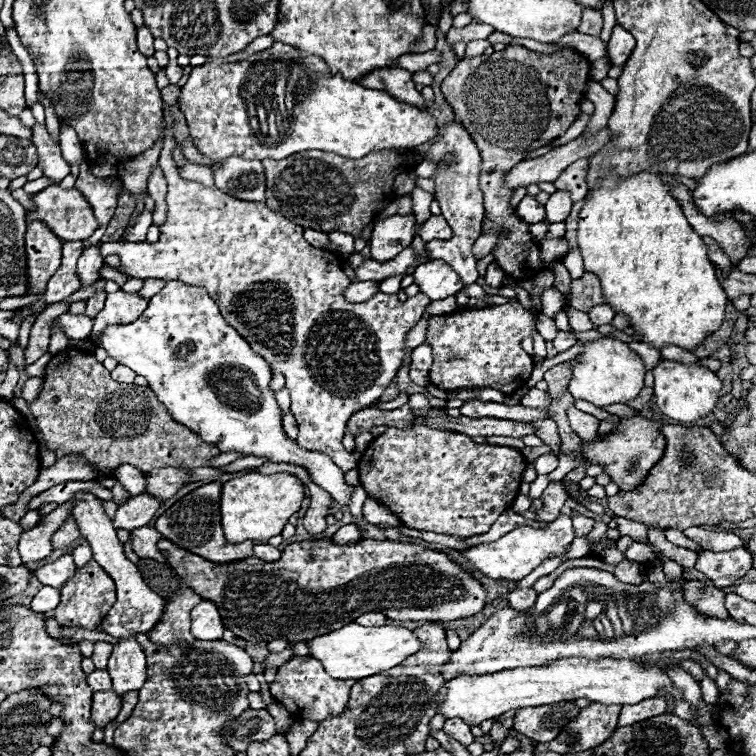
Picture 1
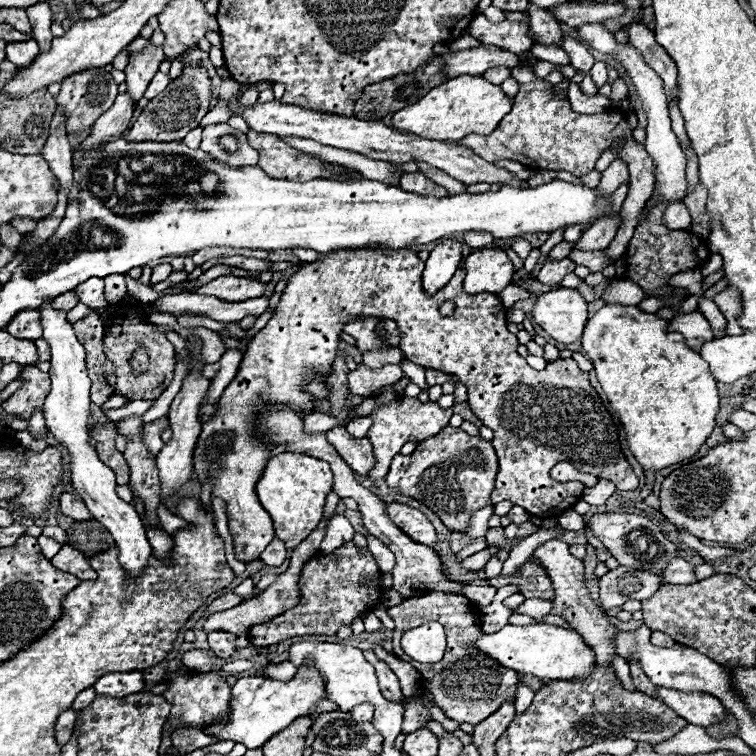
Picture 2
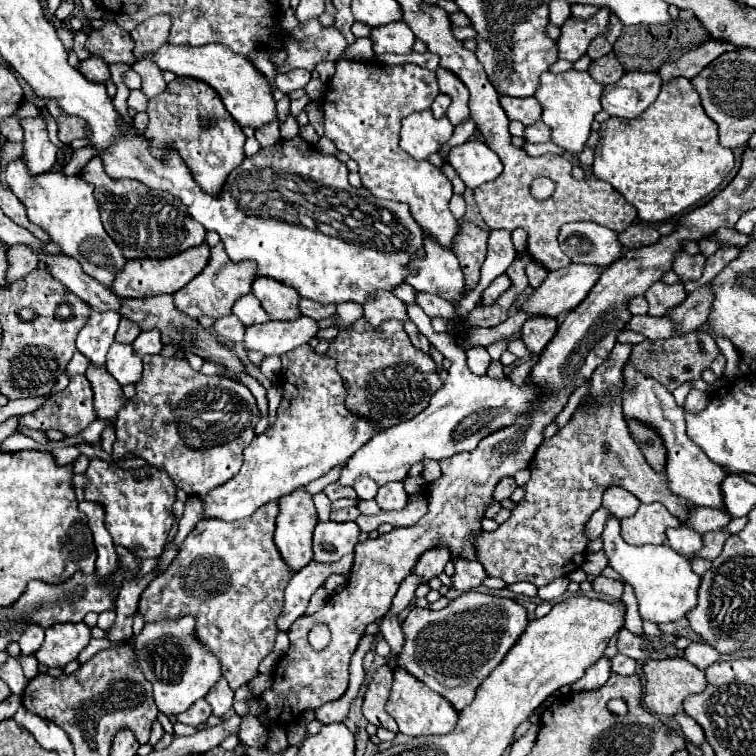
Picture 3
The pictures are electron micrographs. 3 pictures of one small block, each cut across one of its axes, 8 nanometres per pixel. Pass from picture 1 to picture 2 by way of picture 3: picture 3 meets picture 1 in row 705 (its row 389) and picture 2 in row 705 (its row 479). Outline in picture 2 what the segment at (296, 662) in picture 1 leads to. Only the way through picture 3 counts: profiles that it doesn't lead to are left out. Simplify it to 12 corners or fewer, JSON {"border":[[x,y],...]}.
{"border":[[308,664],[288,682],[244,676],[228,724],[206,734],[262,748],[328,698]]}

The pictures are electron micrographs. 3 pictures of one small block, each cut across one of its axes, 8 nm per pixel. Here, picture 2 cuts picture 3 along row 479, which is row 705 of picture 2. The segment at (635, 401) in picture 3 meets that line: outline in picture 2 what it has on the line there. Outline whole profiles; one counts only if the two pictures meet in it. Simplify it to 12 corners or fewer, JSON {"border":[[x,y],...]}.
{"border":[[658,688],[658,698],[686,722],[708,728],[724,704],[704,692]]}

